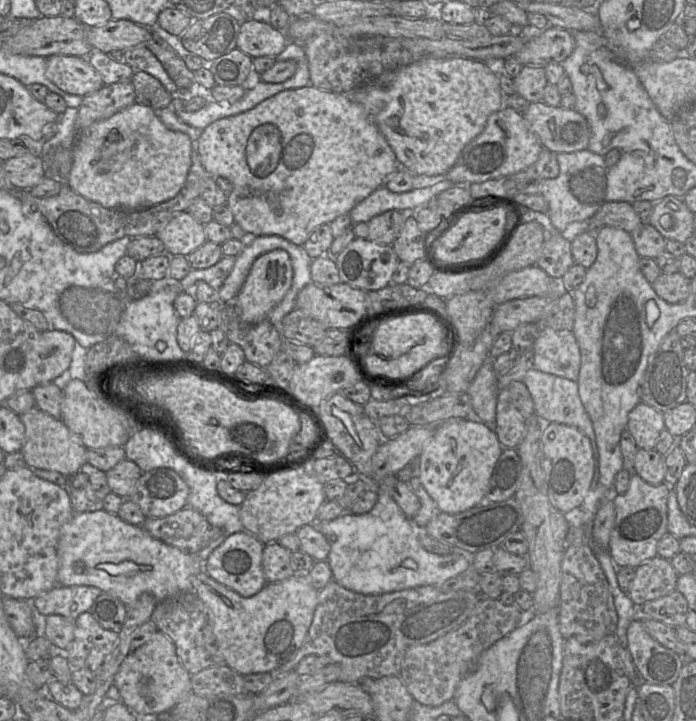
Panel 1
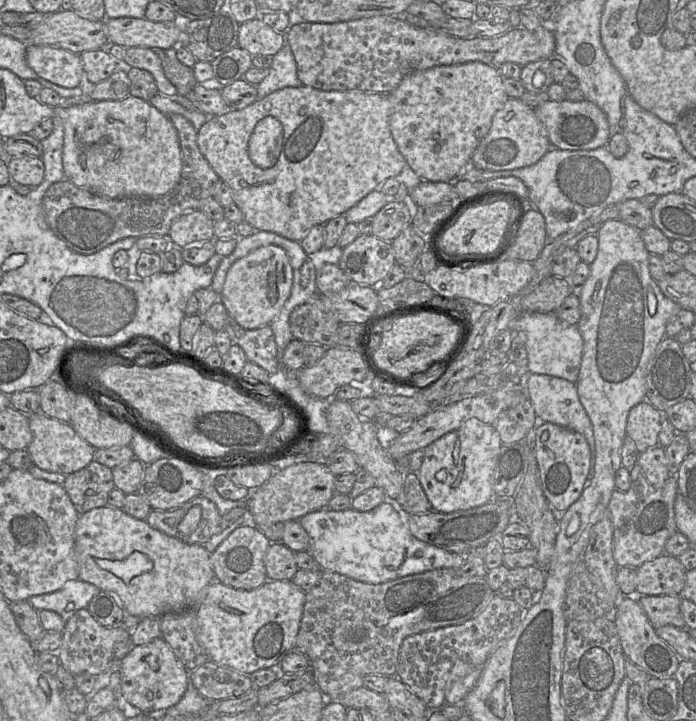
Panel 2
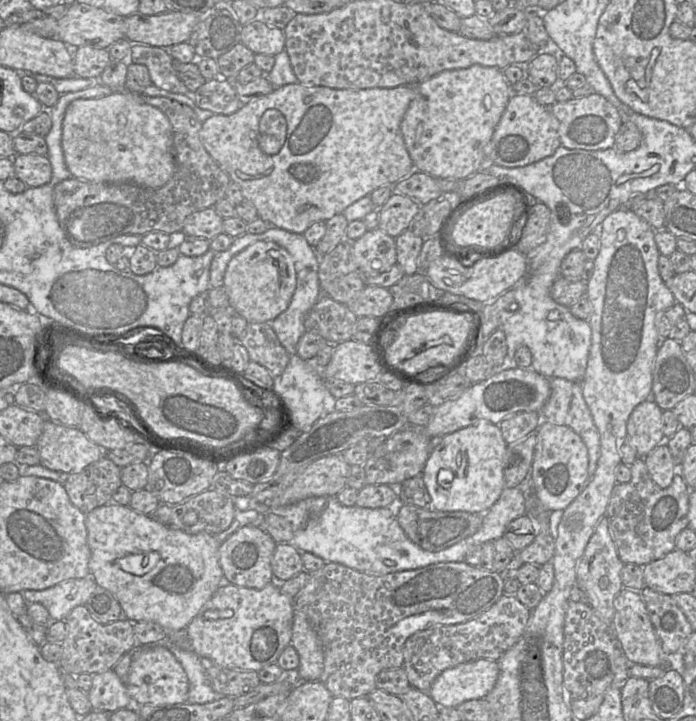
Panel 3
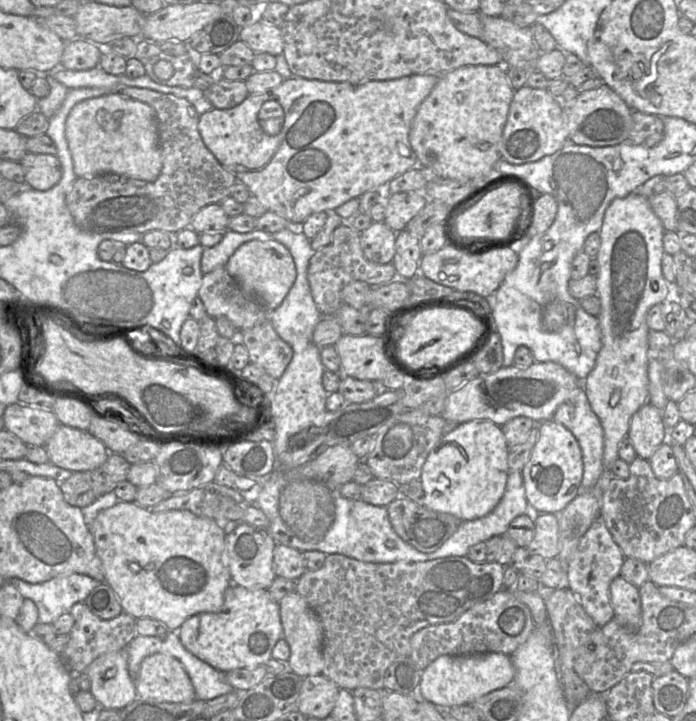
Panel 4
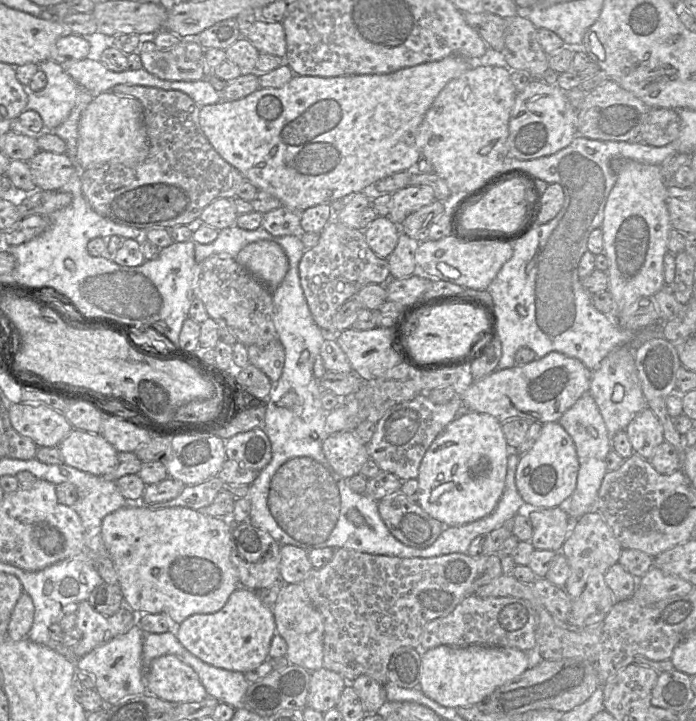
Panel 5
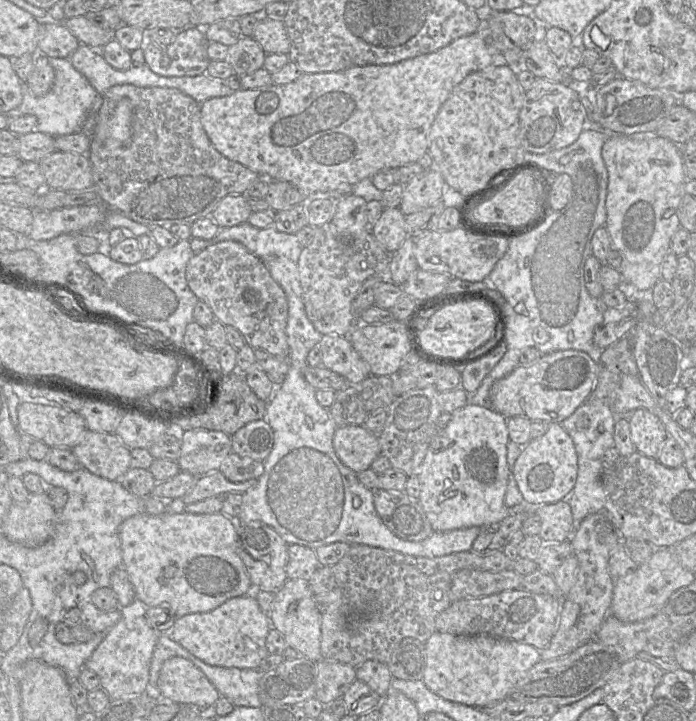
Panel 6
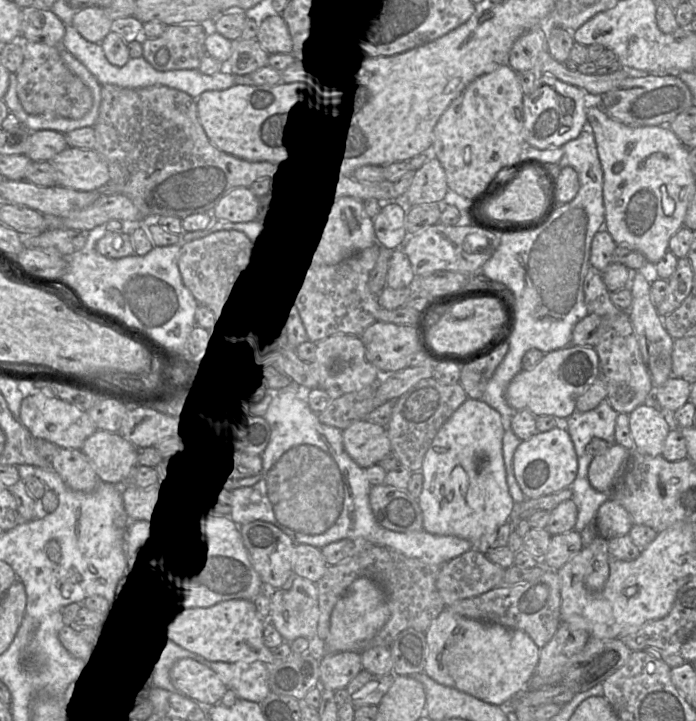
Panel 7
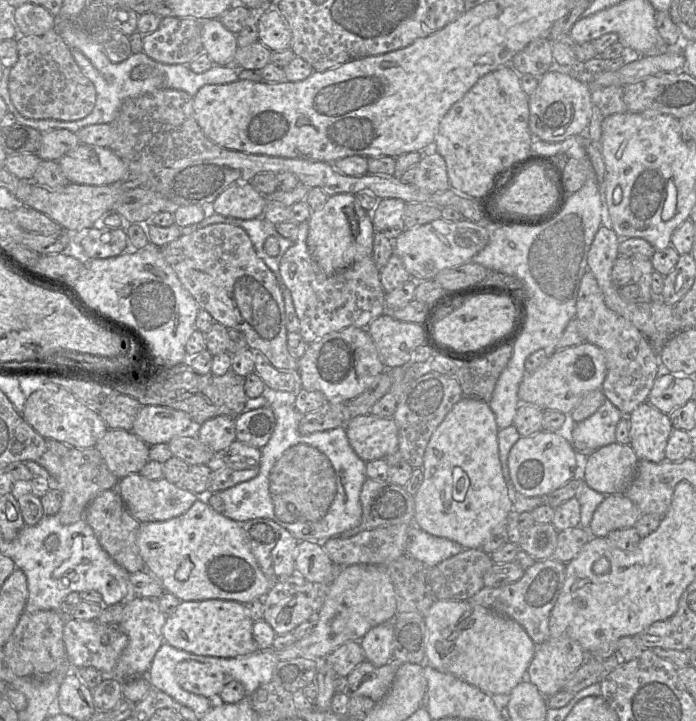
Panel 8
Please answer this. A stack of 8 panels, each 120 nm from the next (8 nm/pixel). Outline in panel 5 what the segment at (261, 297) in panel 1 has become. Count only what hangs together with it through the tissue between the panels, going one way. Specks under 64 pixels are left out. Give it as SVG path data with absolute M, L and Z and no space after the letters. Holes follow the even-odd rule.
M268 240L248 244L241 249L235 260L270 290L281 284L289 270L283 248Z

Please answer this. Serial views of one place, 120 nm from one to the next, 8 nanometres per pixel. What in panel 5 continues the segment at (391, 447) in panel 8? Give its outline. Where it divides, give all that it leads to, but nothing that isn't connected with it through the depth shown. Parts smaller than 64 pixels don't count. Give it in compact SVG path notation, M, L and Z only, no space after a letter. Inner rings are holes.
M353 431L328 436L323 442L323 453L334 471L345 479L359 474L369 459L367 446L357 439Z

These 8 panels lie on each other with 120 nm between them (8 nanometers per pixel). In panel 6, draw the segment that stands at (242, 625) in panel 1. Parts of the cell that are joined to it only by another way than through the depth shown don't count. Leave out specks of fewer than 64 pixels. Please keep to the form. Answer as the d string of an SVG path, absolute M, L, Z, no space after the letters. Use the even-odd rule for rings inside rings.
M253 590L246 595L231 598L209 612L192 613L177 618L169 635L209 665L257 669L269 654L266 638L271 628L269 615L259 607Z

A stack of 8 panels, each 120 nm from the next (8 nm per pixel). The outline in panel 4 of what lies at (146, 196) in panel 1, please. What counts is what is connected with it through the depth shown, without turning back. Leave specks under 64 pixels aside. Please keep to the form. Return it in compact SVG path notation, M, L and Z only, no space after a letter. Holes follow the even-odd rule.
M118 93L83 100L71 109L65 136L74 172L79 178L115 173L152 182L161 173L163 164L157 115L142 101Z

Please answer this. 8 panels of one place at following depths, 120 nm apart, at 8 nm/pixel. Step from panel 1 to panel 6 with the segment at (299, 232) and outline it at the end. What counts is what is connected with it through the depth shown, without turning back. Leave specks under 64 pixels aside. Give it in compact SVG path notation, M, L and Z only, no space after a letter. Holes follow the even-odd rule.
M485 23L475 33L461 37L449 45L428 54L423 54L386 65L355 66L342 71L323 73L301 73L293 82L287 84L270 84L256 89L239 89L222 97L214 97L200 104L201 124L215 147L226 158L238 162L260 177L270 181L286 181L295 185L305 199L329 198L328 192L332 192L340 185L355 185L364 178L371 178L374 174L386 170L397 169L401 166L417 163L428 151L429 131L443 103L450 96L452 90L461 83L469 74L484 70L501 59L492 30Z

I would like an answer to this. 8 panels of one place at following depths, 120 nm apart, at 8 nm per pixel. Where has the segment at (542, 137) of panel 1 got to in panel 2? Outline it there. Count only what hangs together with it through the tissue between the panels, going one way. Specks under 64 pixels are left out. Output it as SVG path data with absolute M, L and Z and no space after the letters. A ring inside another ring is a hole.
M586 99L580 102L546 100L535 108L535 113L548 131L552 148L571 151L594 150L607 146L611 137L605 113L595 103Z

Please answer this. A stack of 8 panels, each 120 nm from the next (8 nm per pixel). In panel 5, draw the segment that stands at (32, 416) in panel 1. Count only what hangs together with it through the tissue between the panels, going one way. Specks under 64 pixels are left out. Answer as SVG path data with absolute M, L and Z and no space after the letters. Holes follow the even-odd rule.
M72 429L57 447L64 464L95 476L113 471L118 464L118 451L102 434Z

